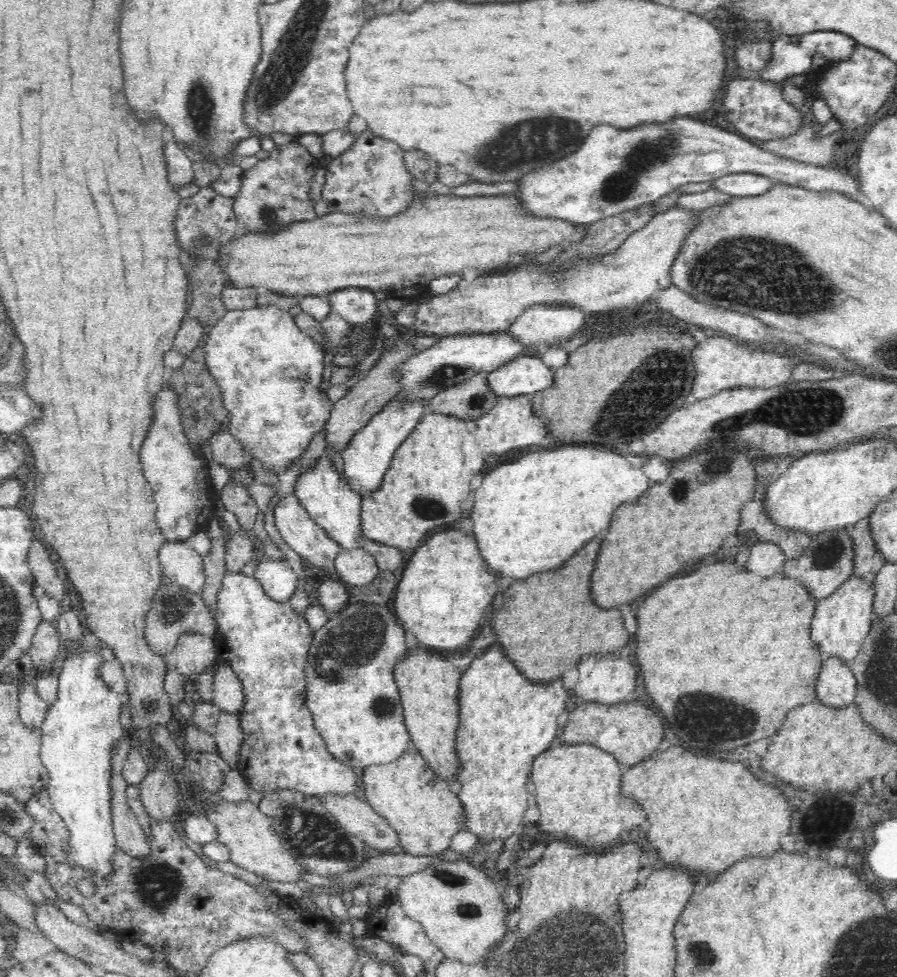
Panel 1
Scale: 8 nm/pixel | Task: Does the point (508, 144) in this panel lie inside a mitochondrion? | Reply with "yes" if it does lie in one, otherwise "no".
yes

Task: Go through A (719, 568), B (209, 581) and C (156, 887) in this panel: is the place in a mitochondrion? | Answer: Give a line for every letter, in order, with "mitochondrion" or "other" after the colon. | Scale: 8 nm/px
A: other
B: other
C: mitochondrion

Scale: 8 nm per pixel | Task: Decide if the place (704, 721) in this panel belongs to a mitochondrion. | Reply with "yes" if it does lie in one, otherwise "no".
yes

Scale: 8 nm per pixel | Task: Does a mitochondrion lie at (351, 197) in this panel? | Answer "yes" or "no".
no

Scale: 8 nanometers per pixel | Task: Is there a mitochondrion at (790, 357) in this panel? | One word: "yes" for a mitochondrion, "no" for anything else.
no

